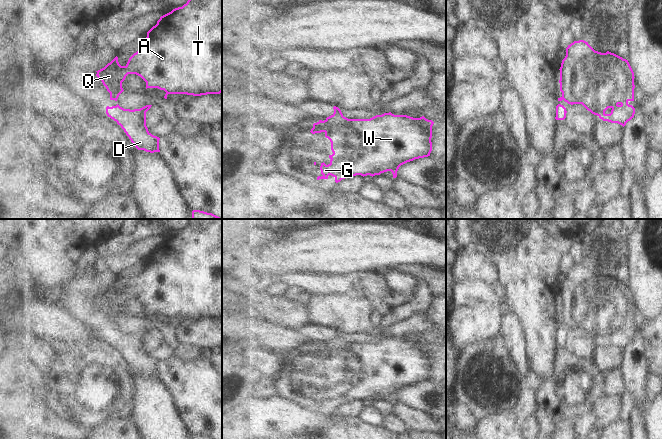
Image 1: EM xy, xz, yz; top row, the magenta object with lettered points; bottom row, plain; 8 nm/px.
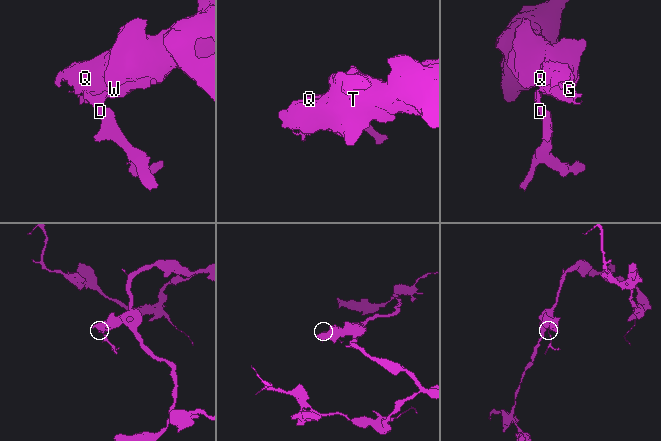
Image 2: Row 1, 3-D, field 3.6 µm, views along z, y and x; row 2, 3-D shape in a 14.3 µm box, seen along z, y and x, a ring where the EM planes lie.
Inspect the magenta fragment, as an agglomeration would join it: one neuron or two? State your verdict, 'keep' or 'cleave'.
cleave

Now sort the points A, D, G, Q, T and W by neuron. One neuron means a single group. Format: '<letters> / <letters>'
A G Q T W / D

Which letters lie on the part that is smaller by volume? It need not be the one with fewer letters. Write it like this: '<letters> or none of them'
D

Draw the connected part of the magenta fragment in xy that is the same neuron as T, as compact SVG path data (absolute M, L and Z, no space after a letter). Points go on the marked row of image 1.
M188 0L182 7L175 8L171 12L160 17L157 24L147 32L143 47L129 58L125 66L119 64L118 57L116 56L104 68L96 72L96 76L102 81L103 85L110 93L110 97L115 101L117 101L119 95L124 91L122 82L128 74L136 74L140 76L146 82L146 89L158 88L164 90L166 92L164 96L165 99L167 99L168 94L187 94L193 96L220 94L222 92L222 0Z

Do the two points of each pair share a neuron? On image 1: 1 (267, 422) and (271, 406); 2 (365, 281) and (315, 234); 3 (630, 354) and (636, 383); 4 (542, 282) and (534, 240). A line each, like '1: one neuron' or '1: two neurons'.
1: one neuron
2: two neurons
3: one neuron
4: one neuron

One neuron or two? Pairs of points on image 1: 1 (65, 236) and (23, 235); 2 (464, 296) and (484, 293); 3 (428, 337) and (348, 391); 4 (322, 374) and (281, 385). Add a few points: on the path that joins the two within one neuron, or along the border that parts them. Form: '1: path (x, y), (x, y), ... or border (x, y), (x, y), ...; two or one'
1: path (55, 232), (33, 232); one
2: path (469, 293), (479, 293); one
3: border (404, 338), (430, 343), (433, 346), (432, 361); two
4: path (312, 378), (298, 380), (291, 384); one

